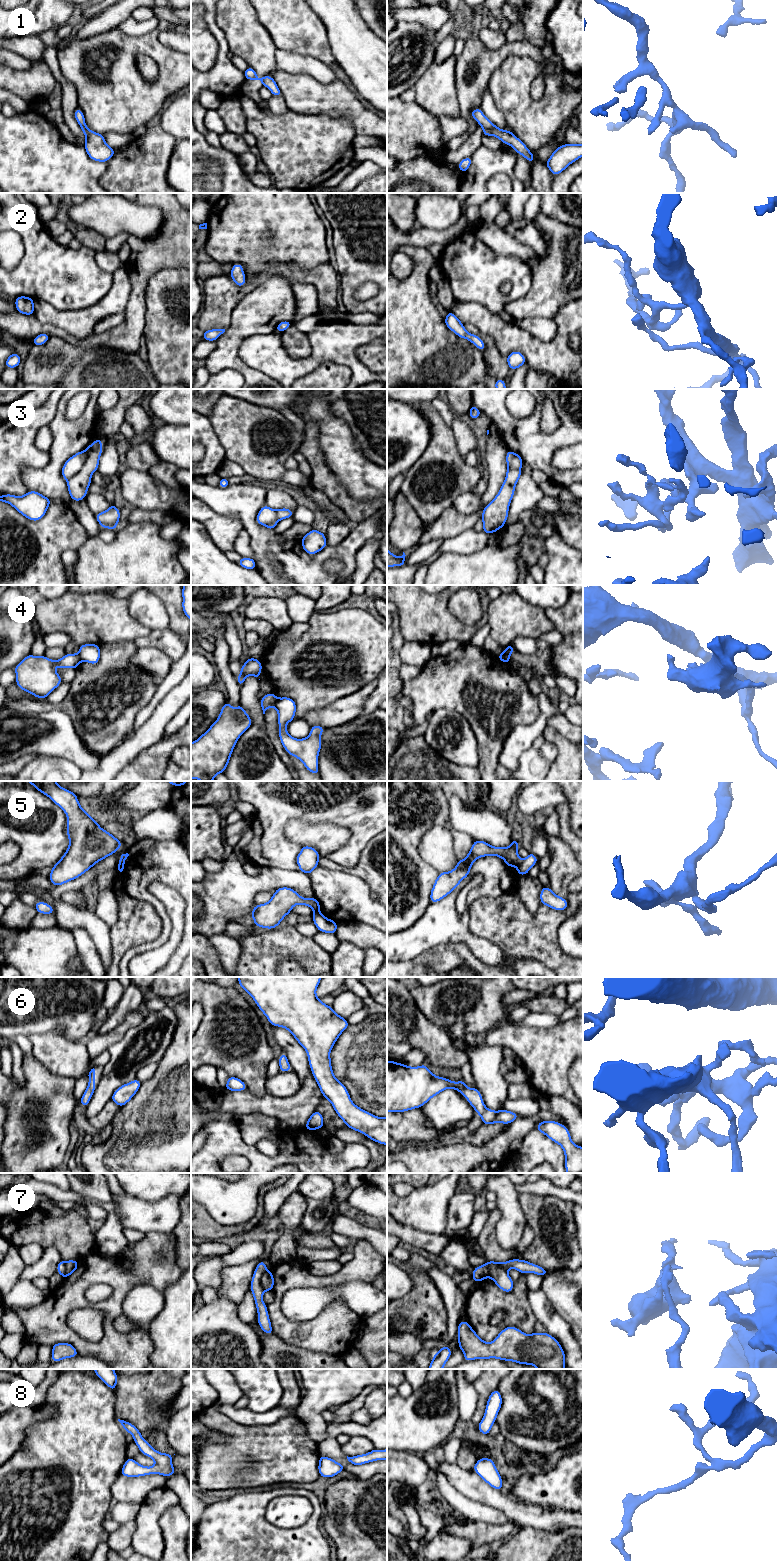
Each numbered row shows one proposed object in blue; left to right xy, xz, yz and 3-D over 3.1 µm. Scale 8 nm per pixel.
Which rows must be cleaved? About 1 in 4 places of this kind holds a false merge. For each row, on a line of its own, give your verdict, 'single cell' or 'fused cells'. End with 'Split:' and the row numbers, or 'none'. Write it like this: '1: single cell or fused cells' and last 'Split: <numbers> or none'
1: single cell
2: single cell
3: fused cells
4: fused cells
5: fused cells
6: single cell
7: fused cells
8: single cell
Split: 3, 4, 5, 7

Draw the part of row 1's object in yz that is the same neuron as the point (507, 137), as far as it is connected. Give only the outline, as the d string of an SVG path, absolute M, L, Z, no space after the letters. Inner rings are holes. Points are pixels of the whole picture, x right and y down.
M480 108L473 109L471 111L471 116L474 120L478 122L483 130L483 135L485 136L495 136L500 139L503 144L510 145L518 154L522 155L527 159L530 164L533 163L535 156L527 148L527 146L516 137L510 130L502 130L495 126L482 112Z

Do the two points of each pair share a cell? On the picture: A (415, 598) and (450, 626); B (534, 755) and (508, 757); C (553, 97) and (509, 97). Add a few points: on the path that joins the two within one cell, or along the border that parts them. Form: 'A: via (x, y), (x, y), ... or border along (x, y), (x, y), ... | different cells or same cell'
A: via (424, 607), (441, 624) | same cell
B: border along (532, 745), (520, 757), (514, 770), (500, 764) | different cells
C: via (542, 105), (520, 105) | same cell

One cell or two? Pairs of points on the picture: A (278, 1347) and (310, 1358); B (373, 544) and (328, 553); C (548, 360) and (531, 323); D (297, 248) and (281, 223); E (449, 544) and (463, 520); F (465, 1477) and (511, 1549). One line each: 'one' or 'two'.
A: one
B: two
C: two
D: one
E: two
F: two

